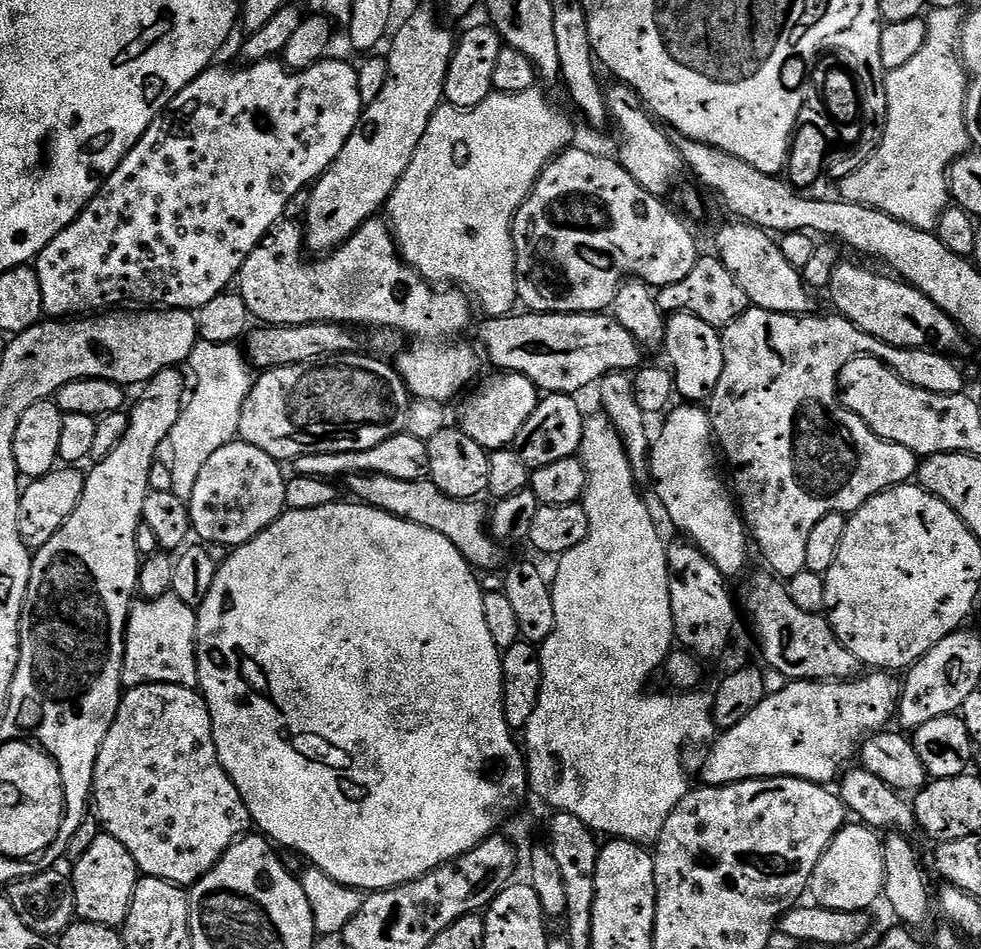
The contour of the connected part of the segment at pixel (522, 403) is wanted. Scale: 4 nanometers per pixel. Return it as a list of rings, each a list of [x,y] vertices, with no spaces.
[[[500,372],[492,374],[488,381],[465,402],[460,408],[459,427],[478,446],[489,450],[499,450],[509,447],[520,435],[522,426],[534,414],[534,410],[539,406],[542,393],[530,378],[526,378],[517,372]]]

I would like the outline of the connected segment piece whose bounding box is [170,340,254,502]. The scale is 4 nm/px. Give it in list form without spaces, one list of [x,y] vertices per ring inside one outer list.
[[[200,340],[190,357],[192,372],[196,375],[196,389],[191,389],[178,422],[172,427],[170,458],[173,472],[171,495],[188,501],[194,494],[198,478],[218,450],[232,443],[240,434],[240,419],[246,398],[254,383],[254,369],[245,353],[236,344],[215,344]]]

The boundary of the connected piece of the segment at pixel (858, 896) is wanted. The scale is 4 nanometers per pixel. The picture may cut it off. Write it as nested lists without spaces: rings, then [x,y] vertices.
[[[848,822],[830,842],[818,866],[814,866],[810,896],[822,908],[862,912],[871,909],[871,904],[883,897],[885,878],[886,858],[881,833],[863,822]]]

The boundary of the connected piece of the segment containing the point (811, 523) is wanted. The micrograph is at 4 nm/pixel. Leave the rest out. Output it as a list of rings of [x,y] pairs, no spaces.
[[[749,307],[748,311],[742,313],[733,324],[723,329],[724,369],[722,370],[722,382],[718,382],[718,390],[714,390],[712,399],[706,408],[708,415],[712,418],[712,435],[719,451],[722,453],[723,463],[725,460],[728,463],[729,470],[732,471],[730,484],[734,489],[734,496],[738,501],[738,507],[743,515],[747,531],[750,533],[755,547],[757,544],[760,547],[761,554],[768,559],[769,566],[773,568],[769,569],[780,578],[791,578],[806,571],[806,542],[810,542],[810,530],[814,530],[814,526],[818,526],[818,522],[822,522],[822,518],[826,518],[831,512],[854,513],[878,493],[885,492],[888,488],[895,488],[898,484],[909,483],[918,472],[918,457],[915,452],[906,450],[906,446],[891,444],[890,441],[883,440],[878,434],[874,434],[874,430],[870,430],[870,426],[866,426],[866,422],[862,422],[862,418],[858,418],[858,414],[850,411],[840,400],[840,371],[842,366],[846,366],[846,362],[850,362],[855,356],[873,356],[887,364],[889,368],[894,369],[915,388],[930,388],[937,392],[949,394],[960,394],[965,391],[964,372],[948,357],[951,355],[940,350],[929,350],[927,347],[896,348],[892,344],[887,344],[870,334],[866,334],[858,326],[854,326],[839,314],[831,314],[832,316],[816,315],[787,316],[770,310]]]

